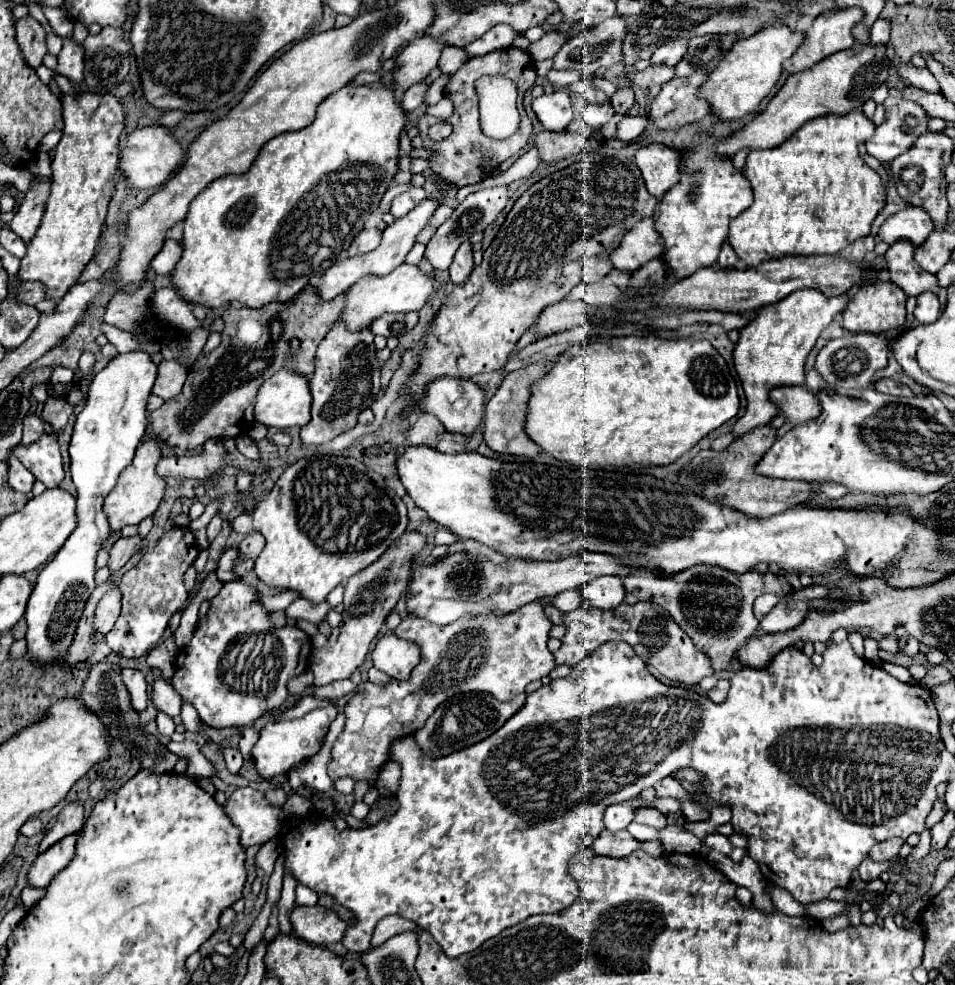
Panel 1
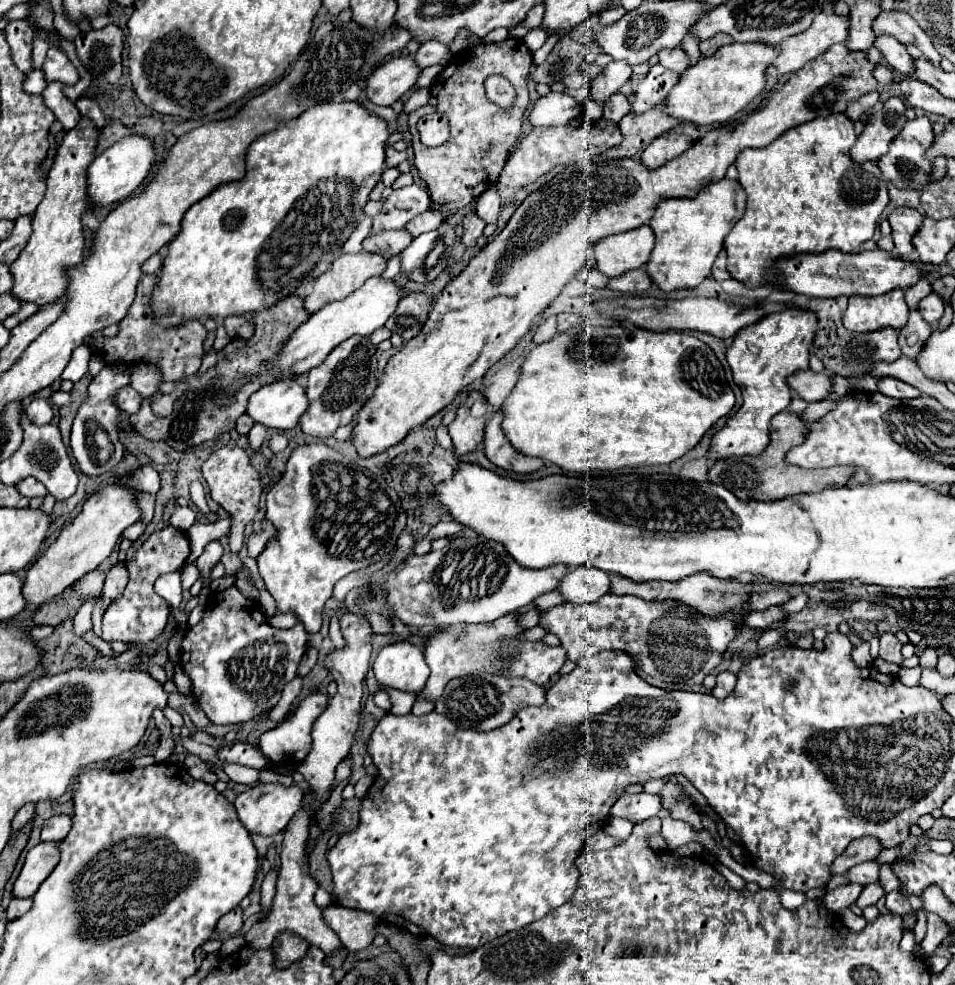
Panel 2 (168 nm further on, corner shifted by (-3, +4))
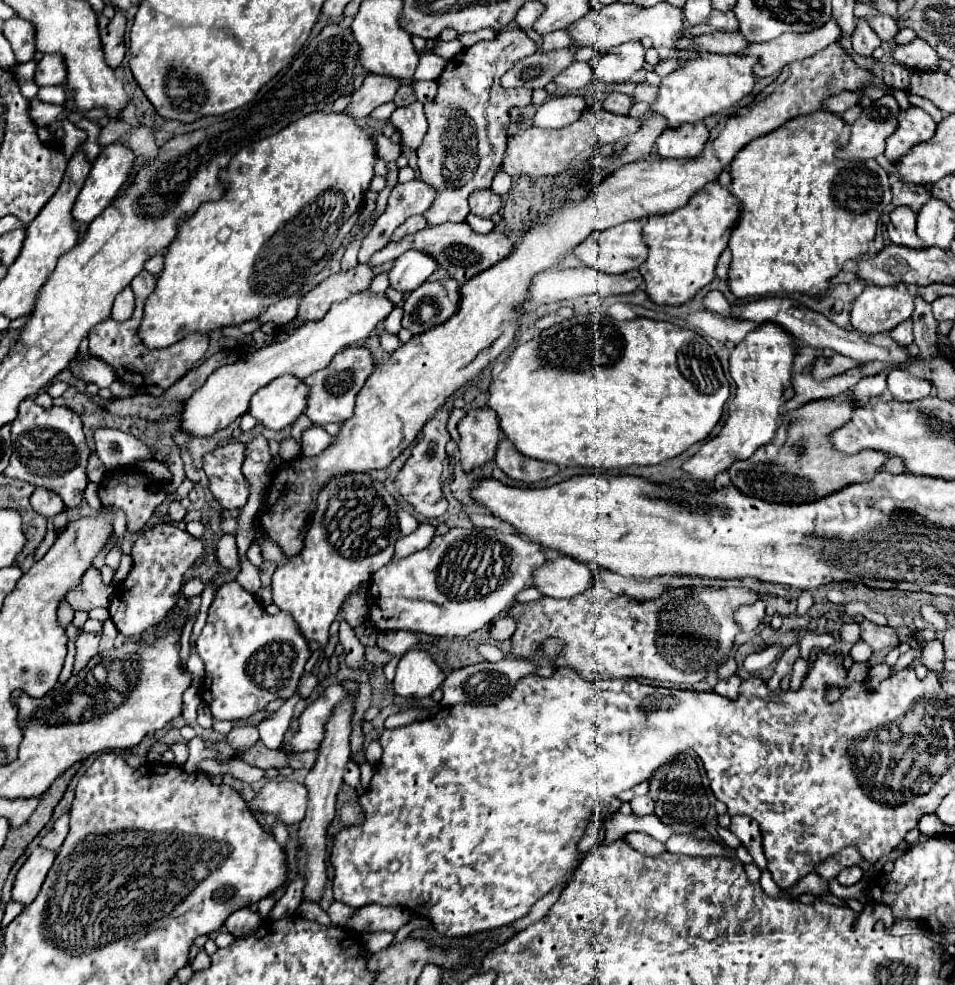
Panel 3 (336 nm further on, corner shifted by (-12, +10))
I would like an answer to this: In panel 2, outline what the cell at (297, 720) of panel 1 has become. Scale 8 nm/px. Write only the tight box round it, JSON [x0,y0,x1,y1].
[258,692,328,762]

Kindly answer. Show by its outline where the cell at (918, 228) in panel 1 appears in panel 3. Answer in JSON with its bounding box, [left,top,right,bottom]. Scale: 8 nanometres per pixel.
[887,206,925,248]

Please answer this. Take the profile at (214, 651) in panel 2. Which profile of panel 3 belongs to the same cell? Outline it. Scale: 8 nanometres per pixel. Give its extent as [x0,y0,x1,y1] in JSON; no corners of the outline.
[197,582,311,720]

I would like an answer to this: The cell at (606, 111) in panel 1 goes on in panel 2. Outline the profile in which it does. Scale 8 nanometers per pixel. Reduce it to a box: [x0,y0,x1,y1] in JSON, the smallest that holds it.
[588,60,632,104]

